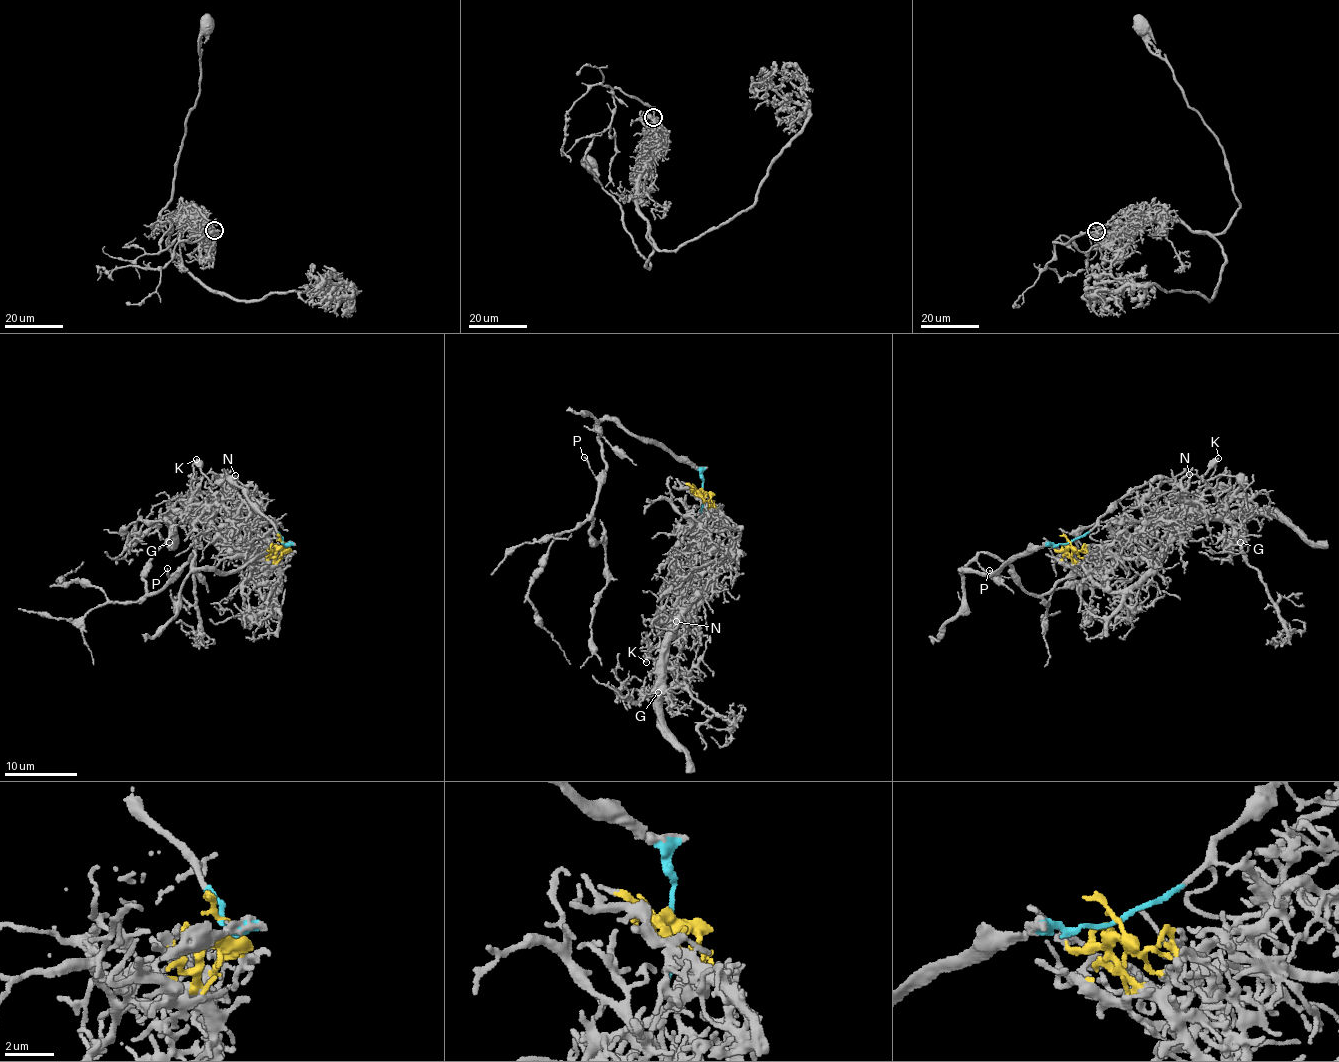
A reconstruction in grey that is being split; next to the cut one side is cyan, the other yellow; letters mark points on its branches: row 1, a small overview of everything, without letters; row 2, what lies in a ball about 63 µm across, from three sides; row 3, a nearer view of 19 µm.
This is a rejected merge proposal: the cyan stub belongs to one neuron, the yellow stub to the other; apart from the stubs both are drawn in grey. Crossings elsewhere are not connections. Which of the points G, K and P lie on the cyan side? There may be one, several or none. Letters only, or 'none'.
K, P

